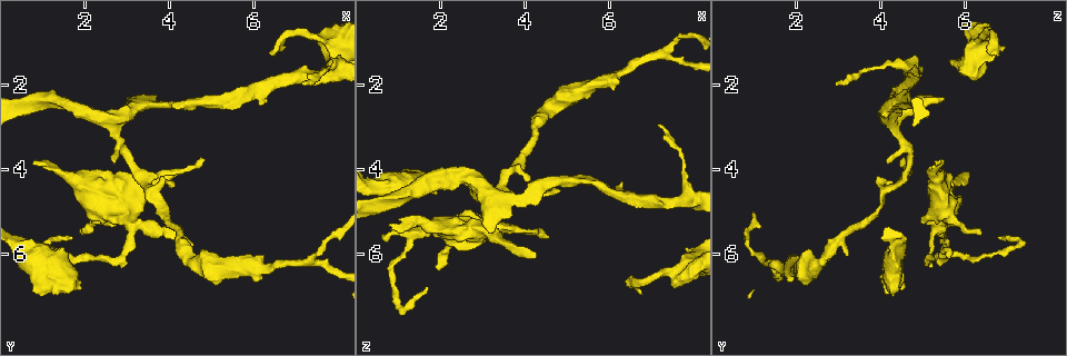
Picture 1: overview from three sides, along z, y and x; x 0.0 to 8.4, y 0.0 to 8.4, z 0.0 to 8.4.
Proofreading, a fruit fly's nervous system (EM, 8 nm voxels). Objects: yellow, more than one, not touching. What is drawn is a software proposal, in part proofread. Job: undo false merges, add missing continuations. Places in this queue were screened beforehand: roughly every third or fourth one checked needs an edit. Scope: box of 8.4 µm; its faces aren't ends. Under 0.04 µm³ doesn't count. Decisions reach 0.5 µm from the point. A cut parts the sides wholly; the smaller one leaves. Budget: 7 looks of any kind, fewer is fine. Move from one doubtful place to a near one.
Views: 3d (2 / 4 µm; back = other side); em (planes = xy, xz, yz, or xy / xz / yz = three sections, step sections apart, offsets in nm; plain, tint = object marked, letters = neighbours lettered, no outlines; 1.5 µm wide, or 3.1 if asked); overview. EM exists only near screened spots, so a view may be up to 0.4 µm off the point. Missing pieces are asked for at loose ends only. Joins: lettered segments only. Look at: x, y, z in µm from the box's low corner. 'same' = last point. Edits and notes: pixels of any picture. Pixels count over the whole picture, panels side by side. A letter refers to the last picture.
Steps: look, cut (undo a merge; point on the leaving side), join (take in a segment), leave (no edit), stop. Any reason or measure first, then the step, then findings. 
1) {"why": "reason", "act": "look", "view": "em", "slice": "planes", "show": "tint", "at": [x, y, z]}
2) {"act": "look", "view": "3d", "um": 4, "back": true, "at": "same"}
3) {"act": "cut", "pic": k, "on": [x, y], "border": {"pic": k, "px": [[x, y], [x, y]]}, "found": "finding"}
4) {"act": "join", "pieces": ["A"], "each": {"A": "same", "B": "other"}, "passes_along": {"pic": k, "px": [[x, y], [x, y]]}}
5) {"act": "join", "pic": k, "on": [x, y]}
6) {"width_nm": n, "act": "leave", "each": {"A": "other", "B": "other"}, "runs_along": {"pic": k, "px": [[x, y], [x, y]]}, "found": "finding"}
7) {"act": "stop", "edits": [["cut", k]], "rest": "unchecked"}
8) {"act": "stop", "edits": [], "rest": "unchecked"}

{"why": "free end", "act": "look", "view": "em", "slice": "planes", "show": "letters", "at": [4.90, 3.75, 4.50]}

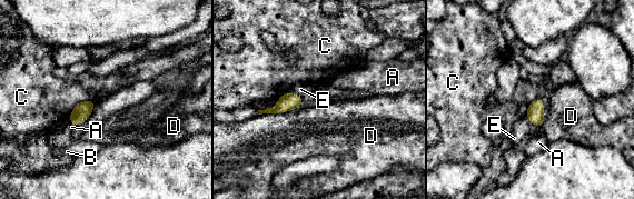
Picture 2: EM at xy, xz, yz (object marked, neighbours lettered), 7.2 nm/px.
{"act": "leave", "each": {"A": "other", "B": "other", "C": "other", "D": "other", "E": "other"}, "border": {"pic": 2, "px": [[96, 100], [79, 101], [67, 120]]}, "found": "no lettered segment goes on from it"}

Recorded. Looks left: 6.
{"why": "free end", "act": "look", "view": "3d", "um": 2, "at": [1.90, 5.45, 6.40]}

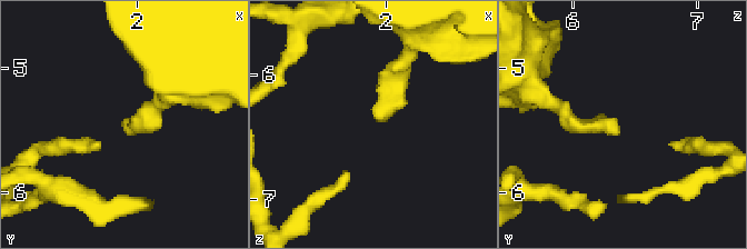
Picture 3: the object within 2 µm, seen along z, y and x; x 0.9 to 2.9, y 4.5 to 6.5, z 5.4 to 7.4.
{"why": "need the tissue", "act": "look", "view": "em", "slice": "planes", "show": "letters", "at": [1.94, 5.42, 6.36]}

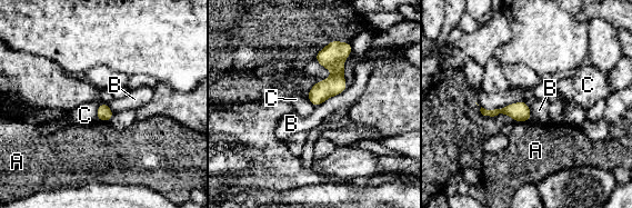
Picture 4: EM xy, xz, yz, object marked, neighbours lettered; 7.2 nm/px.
{"longest_contact_nm": ["B", 280], "act": "leave", "each": {"A": "other", "B": "other", "C": "other"}, "runs_along": {"pic": 4, "px": [[349, 49], [316, 102]]}, "found": "no lettered segment goes on from it"}

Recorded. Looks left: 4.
{"act": "look", "view": "3d", "um": 4, "at": [6.45, 1.35, 6.85]}

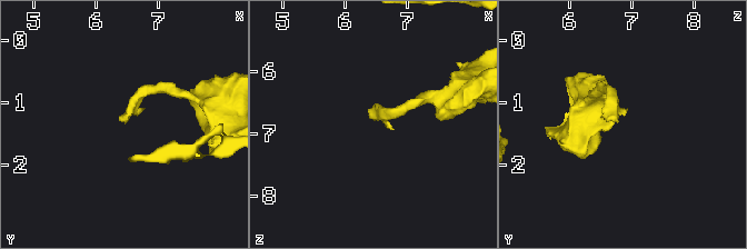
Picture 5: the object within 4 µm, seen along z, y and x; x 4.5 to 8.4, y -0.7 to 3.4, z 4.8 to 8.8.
{"why": "now the EM", "act": "look", "view": "em", "slice": "xz", "step": 4, "show": "letters", "at": [6.45, 1.30, 6.75]}

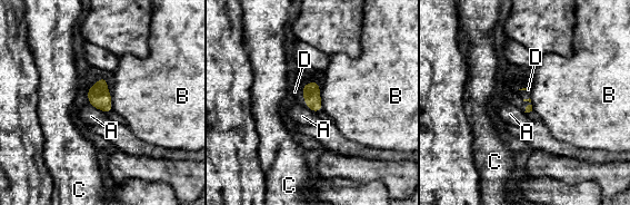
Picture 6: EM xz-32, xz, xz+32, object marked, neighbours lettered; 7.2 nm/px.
{"why": "cut it another way", "act": "look", "view": "em", "slice": "planes", "show": "letters", "at": "same"}

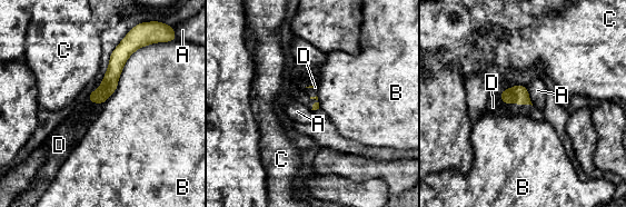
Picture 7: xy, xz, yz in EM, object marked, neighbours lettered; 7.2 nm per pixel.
{"act": "join", "pieces": ["D"], "each": {"A": "other", "B": "other", "C": "other", "D": "same"}, "found": "it goes on there"}

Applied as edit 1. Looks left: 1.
{"act": "stop", "edits": [["join", 7]], "rest": "unchecked"}

